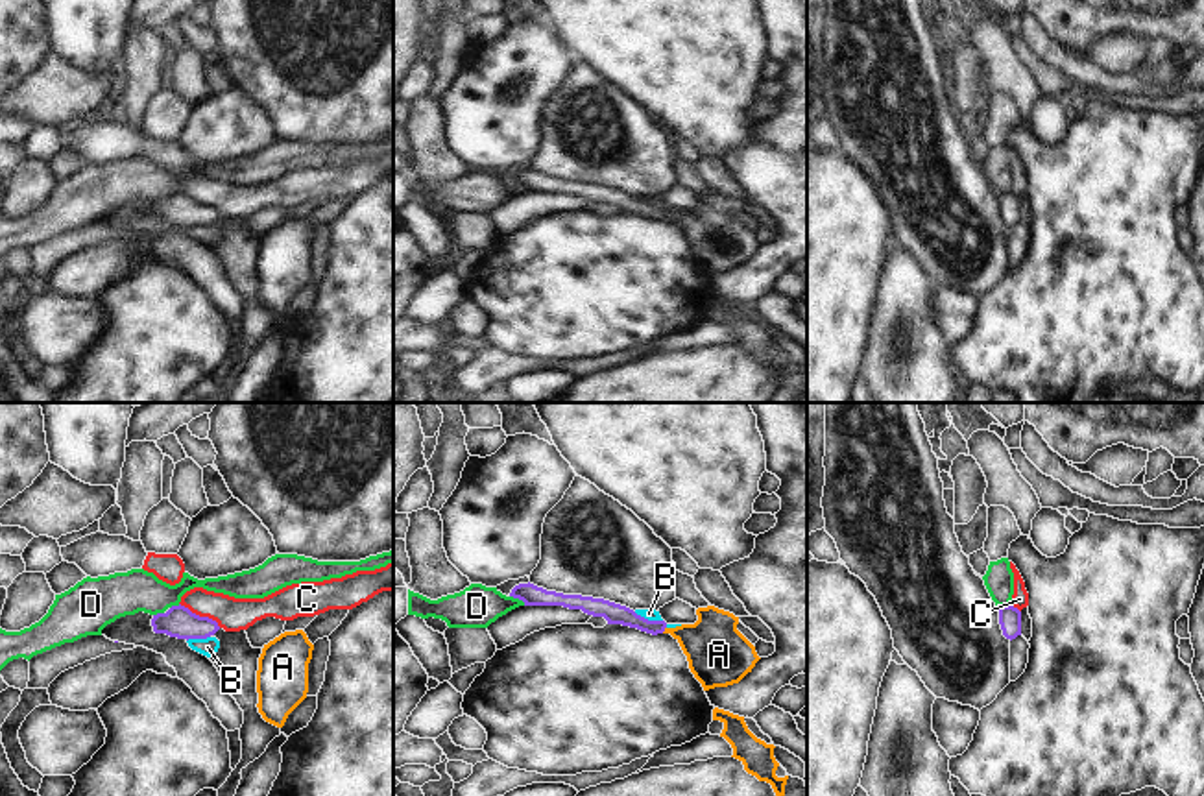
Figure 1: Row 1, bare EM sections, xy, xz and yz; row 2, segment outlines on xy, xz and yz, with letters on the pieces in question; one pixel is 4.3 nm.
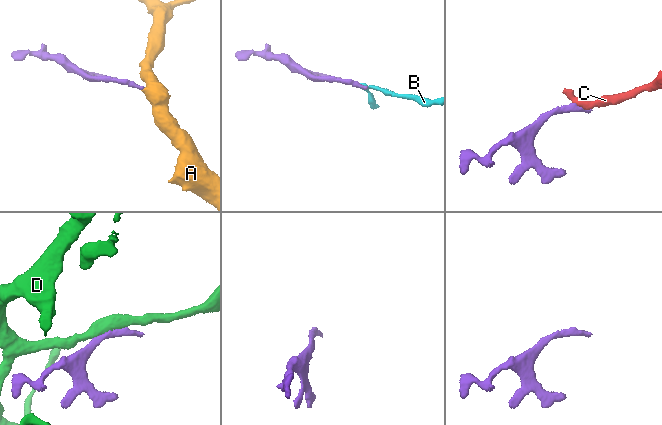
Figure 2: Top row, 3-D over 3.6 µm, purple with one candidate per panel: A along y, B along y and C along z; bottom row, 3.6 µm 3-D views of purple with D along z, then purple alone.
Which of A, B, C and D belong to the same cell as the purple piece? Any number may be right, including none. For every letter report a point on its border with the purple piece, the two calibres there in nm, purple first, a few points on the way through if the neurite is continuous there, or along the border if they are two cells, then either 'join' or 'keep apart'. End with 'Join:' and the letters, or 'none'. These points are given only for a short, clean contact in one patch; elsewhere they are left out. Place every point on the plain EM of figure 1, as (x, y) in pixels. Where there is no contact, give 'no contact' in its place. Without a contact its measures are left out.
A: xz (663, 217) | 90/260 nm | across xz (615, 200), (663, 217), (682, 218), (715, 235) | join
B: xz (647, 205) | 90/50 nm | along xz (634, 198), (662, 207) | keep apart
C: xy (198, 202) | 140/150 nm | along xy (180, 189), (200, 202), (211, 204), (220, 213) | keep apart
D: xz (517, 183) | 90/190 nm | keep apart
Join: A

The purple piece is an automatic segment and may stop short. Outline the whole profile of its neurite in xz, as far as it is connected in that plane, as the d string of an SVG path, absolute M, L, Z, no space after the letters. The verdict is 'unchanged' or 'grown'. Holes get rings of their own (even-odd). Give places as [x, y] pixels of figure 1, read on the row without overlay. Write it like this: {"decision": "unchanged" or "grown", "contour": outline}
{"decision": "grown", "contour": "M519 170L510 183L524 192L563 192L604 203L608 211L622 211L657 222L670 220L687 242L689 255L704 277L739 270L761 246L755 233L737 216L739 203L715 192L698 194L694 211L668 214L665 207L648 207L633 196L593 183L563 181L534 170Z"}

